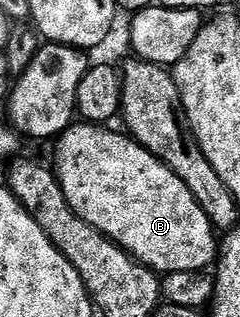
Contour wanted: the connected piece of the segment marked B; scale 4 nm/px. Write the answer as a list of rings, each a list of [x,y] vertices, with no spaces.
[[[72,125],[58,136],[54,144],[53,174],[68,206],[78,219],[93,225],[93,229],[112,239],[136,263],[156,273],[206,272],[217,259],[217,231],[211,226],[209,217],[205,217],[201,205],[197,205],[181,177],[174,175],[157,156],[126,134],[107,130],[111,129],[103,125]]]

